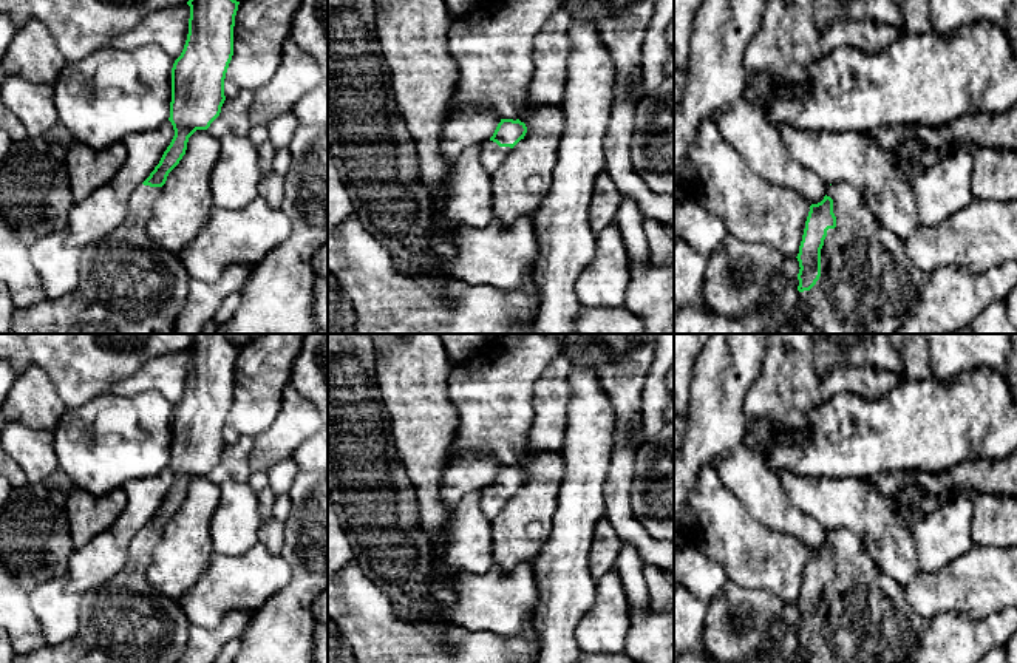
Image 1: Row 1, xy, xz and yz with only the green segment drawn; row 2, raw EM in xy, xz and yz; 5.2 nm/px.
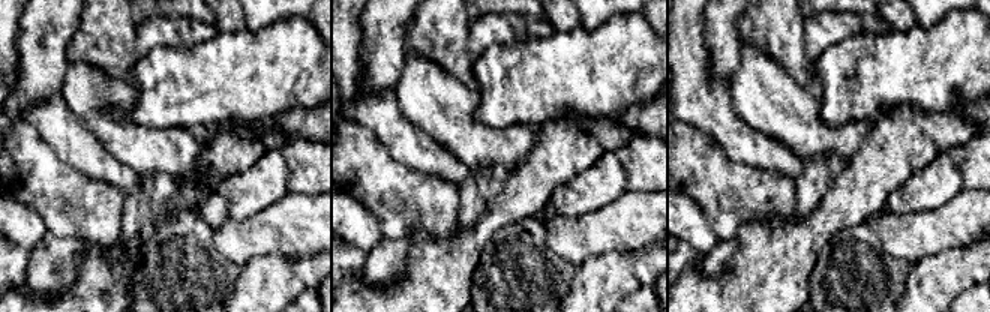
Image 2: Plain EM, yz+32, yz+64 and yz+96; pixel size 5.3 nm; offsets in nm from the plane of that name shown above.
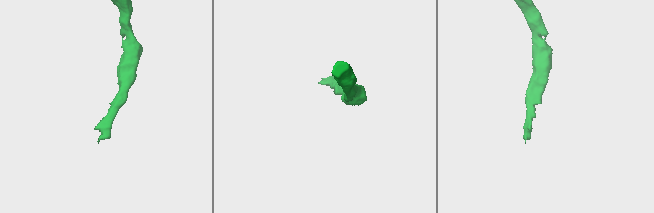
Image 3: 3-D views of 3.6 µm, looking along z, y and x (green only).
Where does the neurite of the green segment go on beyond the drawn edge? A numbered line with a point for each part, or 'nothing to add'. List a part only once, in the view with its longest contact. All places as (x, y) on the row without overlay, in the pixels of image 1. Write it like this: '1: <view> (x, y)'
1: yz (864, 618)

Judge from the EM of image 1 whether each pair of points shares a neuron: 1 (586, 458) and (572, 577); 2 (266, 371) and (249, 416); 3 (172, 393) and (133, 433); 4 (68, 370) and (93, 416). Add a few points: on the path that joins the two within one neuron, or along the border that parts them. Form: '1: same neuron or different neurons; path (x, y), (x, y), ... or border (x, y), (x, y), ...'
1: same neuron; path (581, 487), (581, 499), (572, 526), (572, 547)
2: same neuron; path (258, 382), (255, 405)
3: different neurons; border (130, 396), (159, 393), (173, 407)
4: different neurons; border (110, 393), (99, 394), (68, 410)

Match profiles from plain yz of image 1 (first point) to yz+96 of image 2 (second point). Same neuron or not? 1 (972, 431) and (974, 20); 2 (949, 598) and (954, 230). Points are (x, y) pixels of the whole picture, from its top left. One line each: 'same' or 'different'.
1: same
2: same

